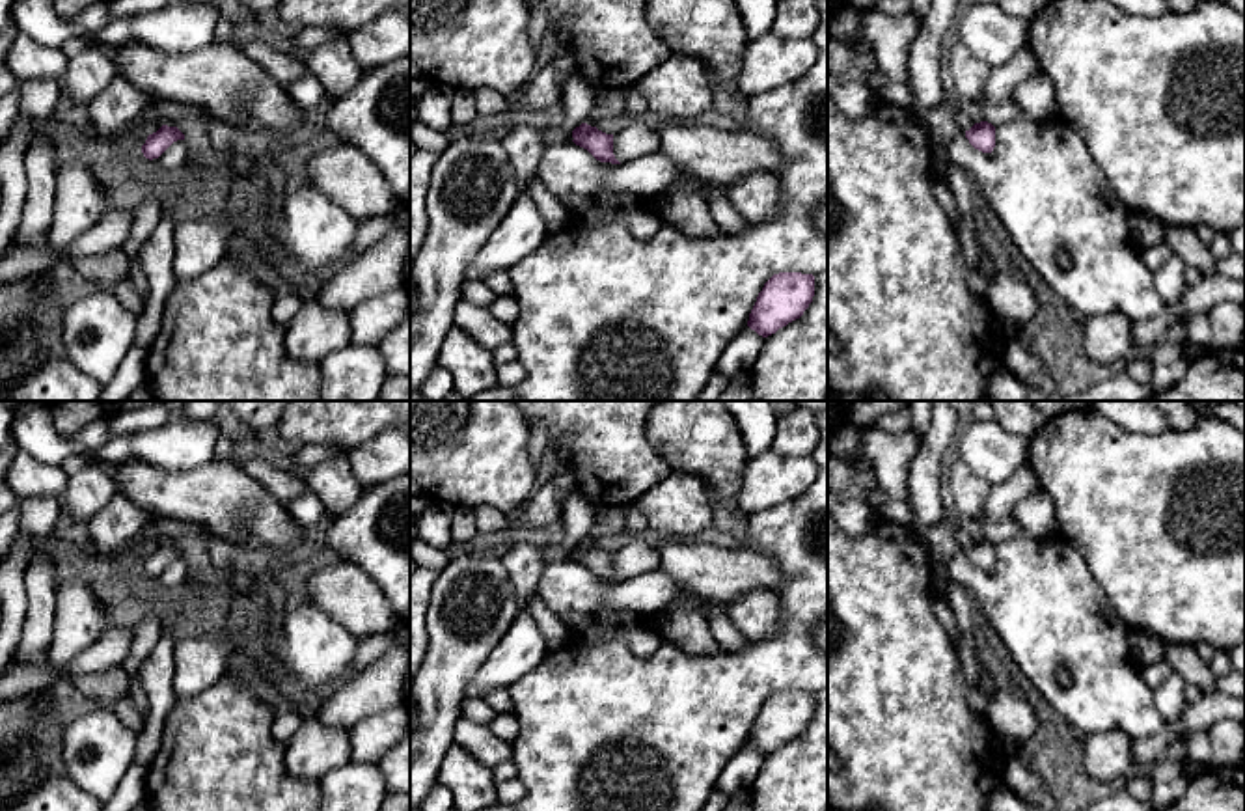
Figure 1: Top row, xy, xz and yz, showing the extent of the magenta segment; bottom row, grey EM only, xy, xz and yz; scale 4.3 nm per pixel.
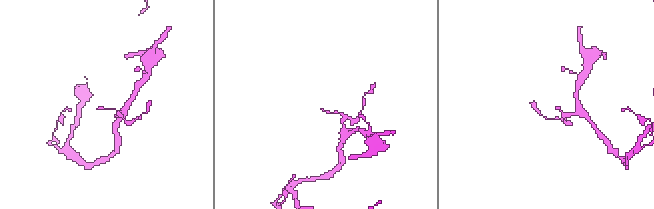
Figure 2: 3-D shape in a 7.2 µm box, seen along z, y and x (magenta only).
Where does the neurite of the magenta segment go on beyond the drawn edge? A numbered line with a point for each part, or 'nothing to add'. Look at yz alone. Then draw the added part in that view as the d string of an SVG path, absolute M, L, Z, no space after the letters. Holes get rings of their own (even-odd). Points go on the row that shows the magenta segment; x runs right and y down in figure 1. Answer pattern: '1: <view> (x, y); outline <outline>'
nothing to add

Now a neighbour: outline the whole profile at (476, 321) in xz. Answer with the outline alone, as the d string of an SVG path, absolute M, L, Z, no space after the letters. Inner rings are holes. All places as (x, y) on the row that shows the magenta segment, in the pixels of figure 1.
M458 300L453 313L453 324L492 351L499 345L513 343L513 326L496 319L488 308Z

